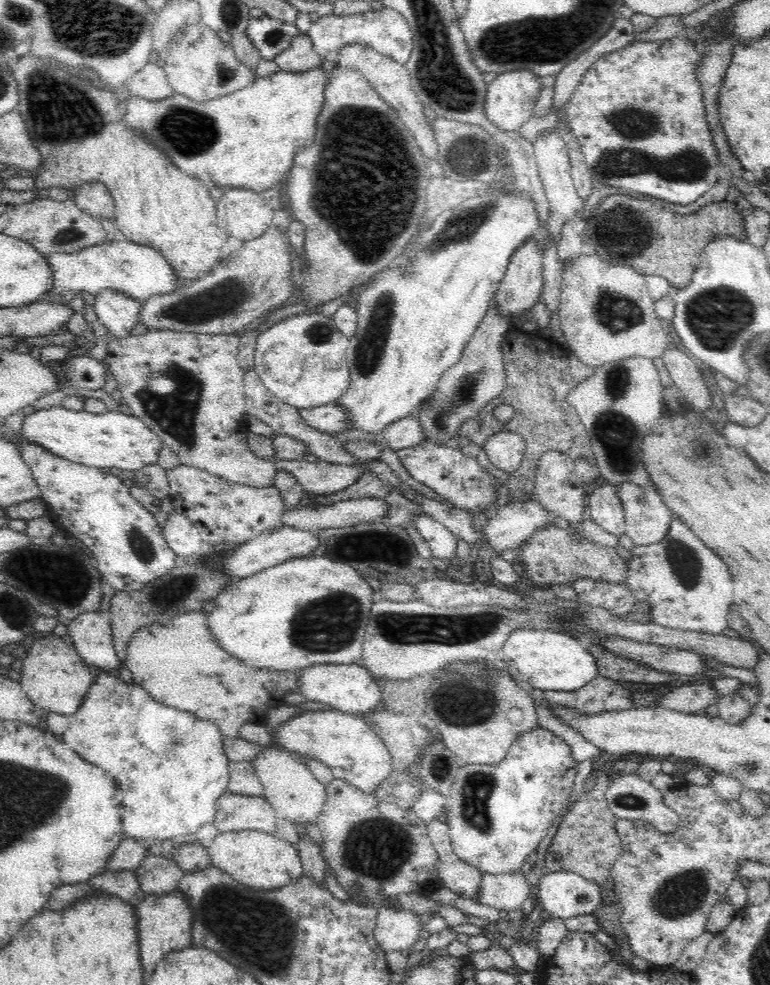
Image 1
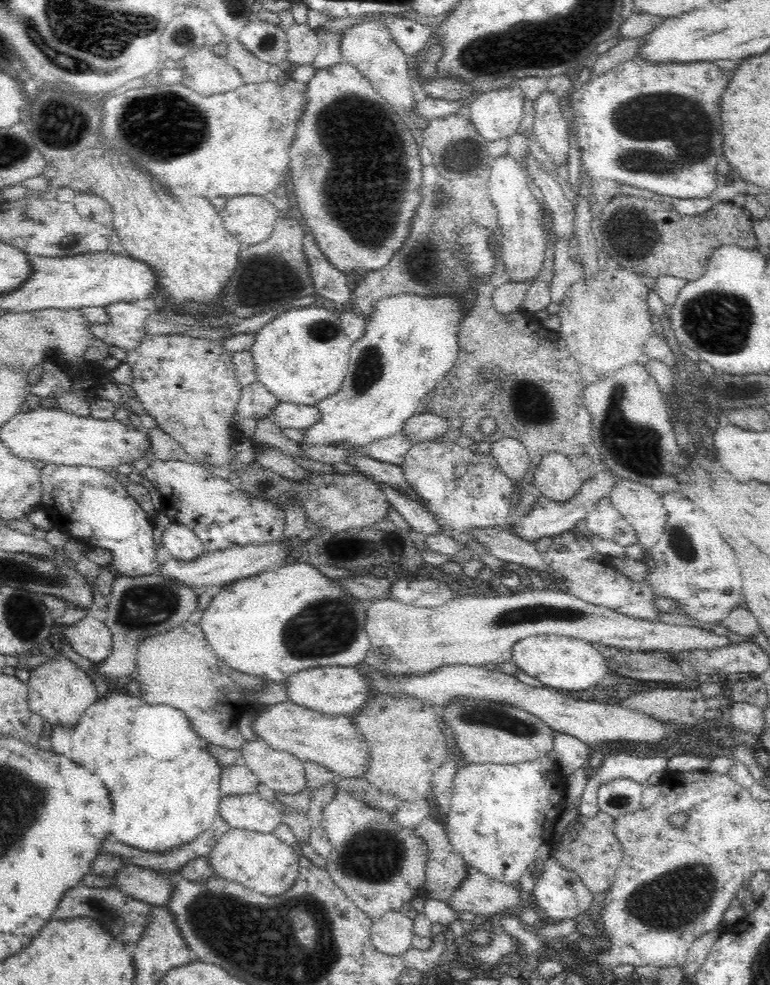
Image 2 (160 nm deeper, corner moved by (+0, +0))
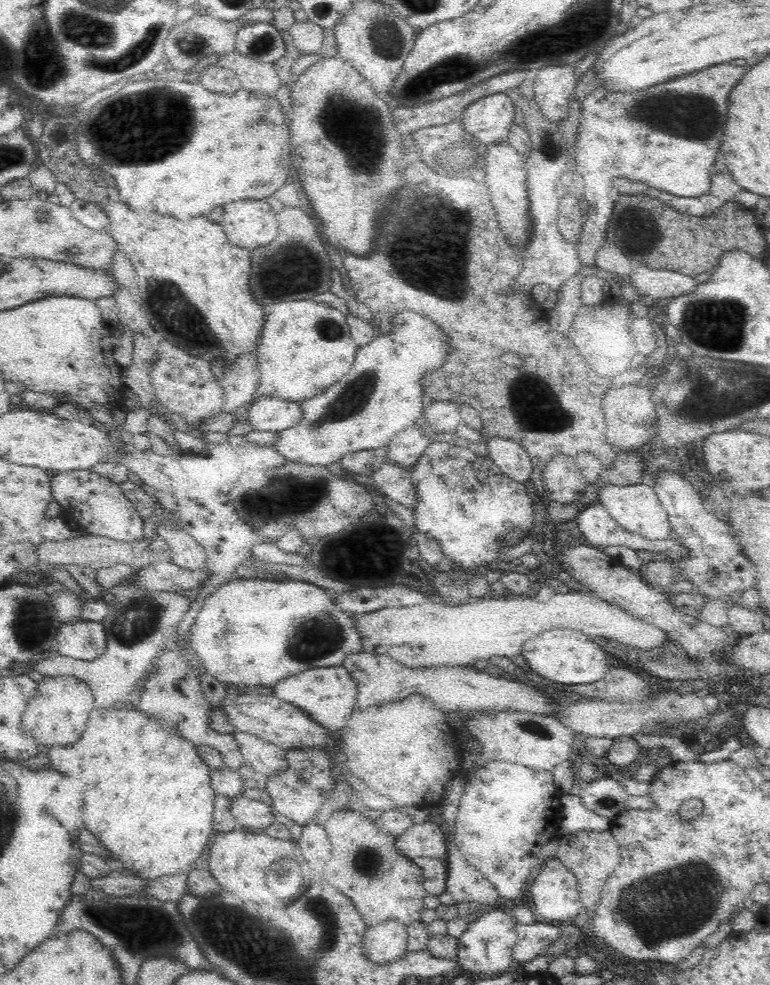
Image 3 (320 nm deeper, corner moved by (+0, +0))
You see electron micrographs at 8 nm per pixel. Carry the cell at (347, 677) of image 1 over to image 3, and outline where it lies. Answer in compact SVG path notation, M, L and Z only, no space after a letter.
M328 666L328 668L306 670L292 678L284 678L282 682L274 686L274 694L284 702L290 702L302 708L310 718L329 730L331 736L340 742L343 738L340 730L348 722L350 714L354 712L354 704L356 704L356 684L354 682L348 670L344 670L342 666Z

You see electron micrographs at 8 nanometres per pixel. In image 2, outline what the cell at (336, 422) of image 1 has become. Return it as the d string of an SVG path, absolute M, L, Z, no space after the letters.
M280 402L272 410L268 420L284 431L287 429L306 429L314 426L314 423L320 420L320 411L315 405L306 406Z

